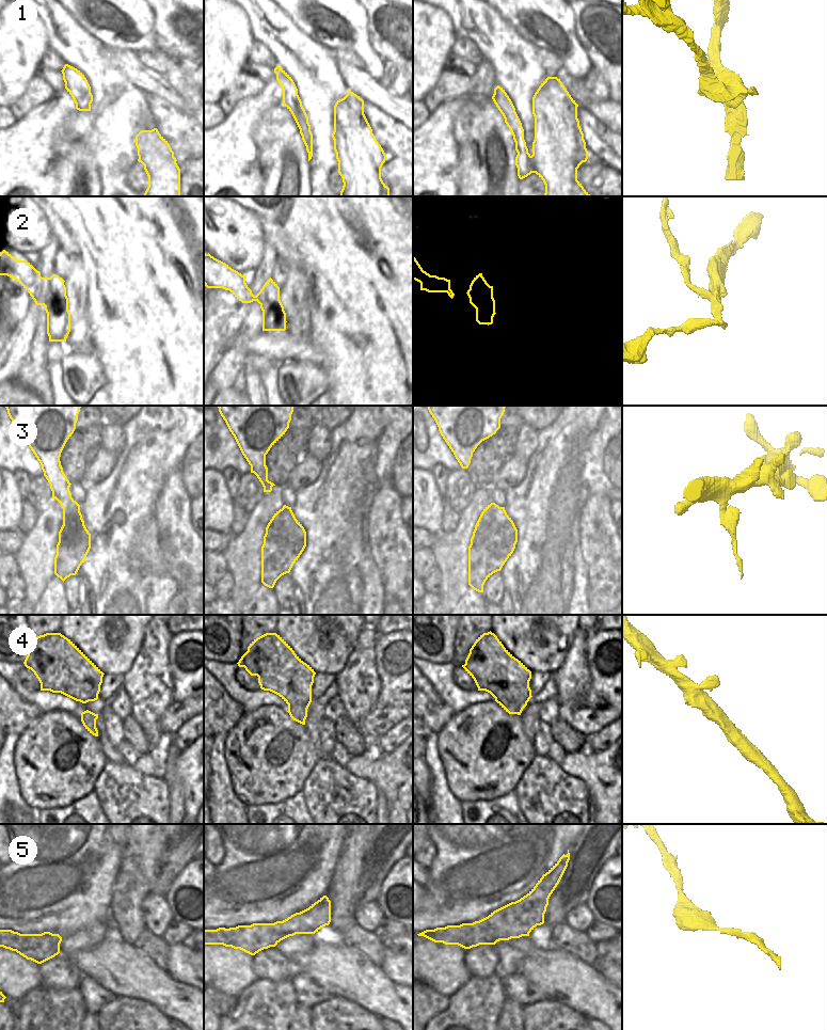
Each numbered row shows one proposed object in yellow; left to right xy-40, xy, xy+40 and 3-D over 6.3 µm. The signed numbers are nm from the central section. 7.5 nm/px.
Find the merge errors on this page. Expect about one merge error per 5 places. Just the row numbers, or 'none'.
none

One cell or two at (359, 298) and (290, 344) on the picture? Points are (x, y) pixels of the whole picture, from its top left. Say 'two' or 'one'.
two

